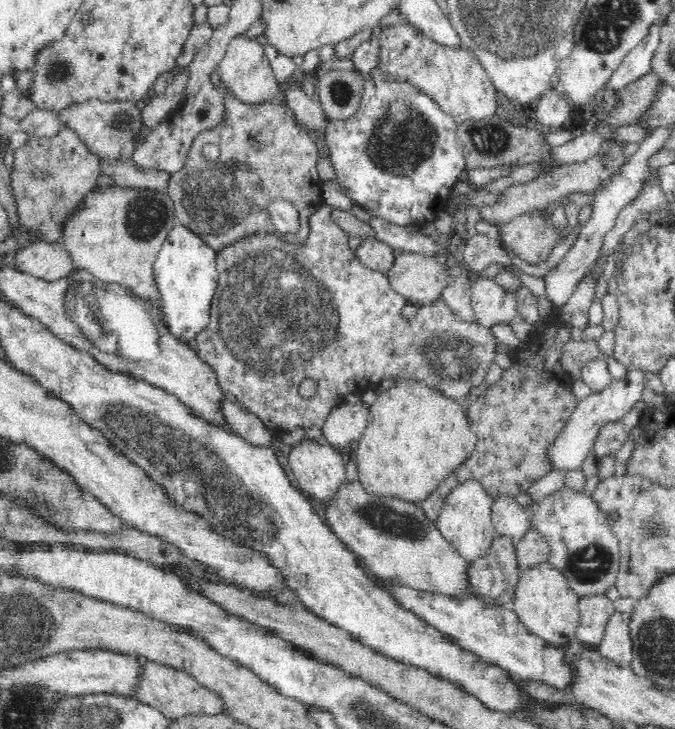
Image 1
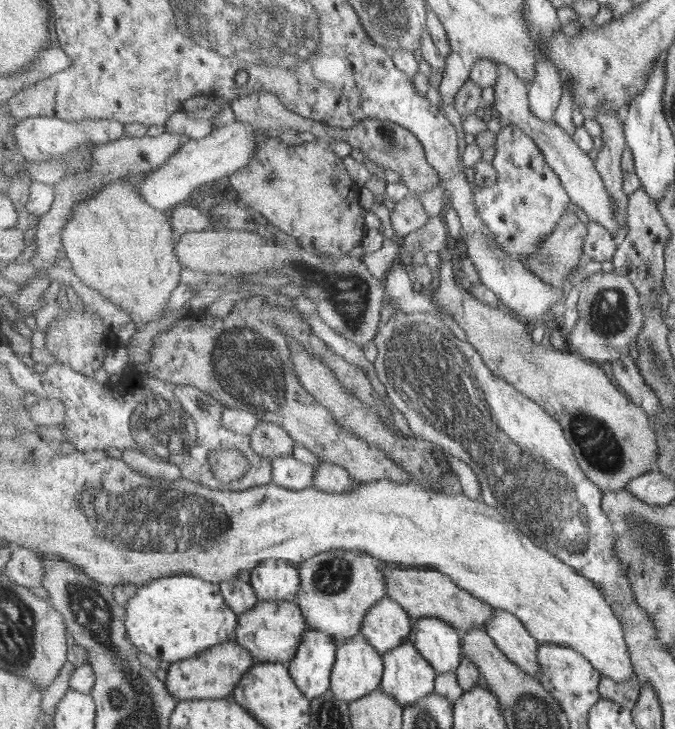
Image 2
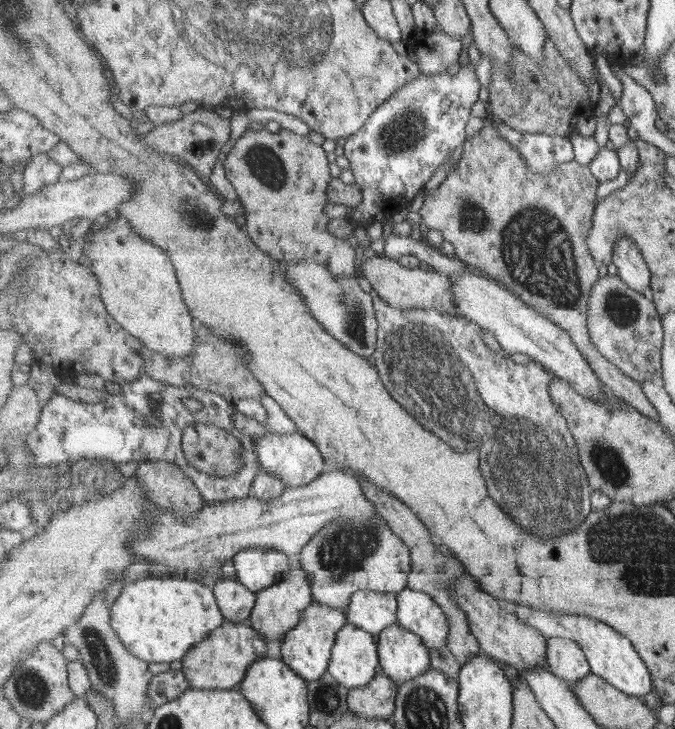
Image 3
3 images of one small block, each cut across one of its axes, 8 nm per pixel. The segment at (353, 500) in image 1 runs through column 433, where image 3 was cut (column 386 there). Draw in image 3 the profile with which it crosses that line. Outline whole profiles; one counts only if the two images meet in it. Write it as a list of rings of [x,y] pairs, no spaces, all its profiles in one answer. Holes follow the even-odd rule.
[[[375,515],[369,522],[335,519],[327,523],[303,547],[300,565],[309,573],[314,601],[345,611],[357,591],[400,593],[407,589],[412,556],[409,545],[392,531],[387,520]]]

